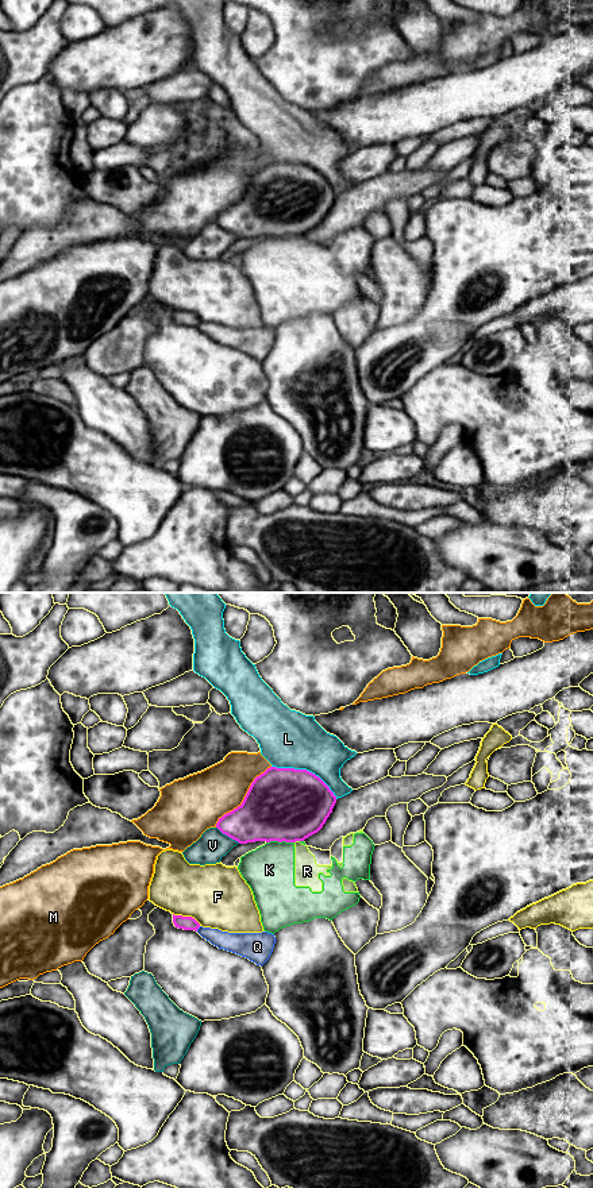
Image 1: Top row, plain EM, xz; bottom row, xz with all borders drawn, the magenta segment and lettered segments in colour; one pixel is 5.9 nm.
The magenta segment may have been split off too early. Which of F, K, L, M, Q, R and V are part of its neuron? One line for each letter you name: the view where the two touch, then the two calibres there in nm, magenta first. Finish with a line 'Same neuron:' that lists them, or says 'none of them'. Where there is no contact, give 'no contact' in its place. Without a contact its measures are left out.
Same neuron: none of them

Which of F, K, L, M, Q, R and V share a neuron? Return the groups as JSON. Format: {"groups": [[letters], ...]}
{"groups": [["F"], ["K", "R"], ["L"], ["M"], ["Q"], ["V"]]}

